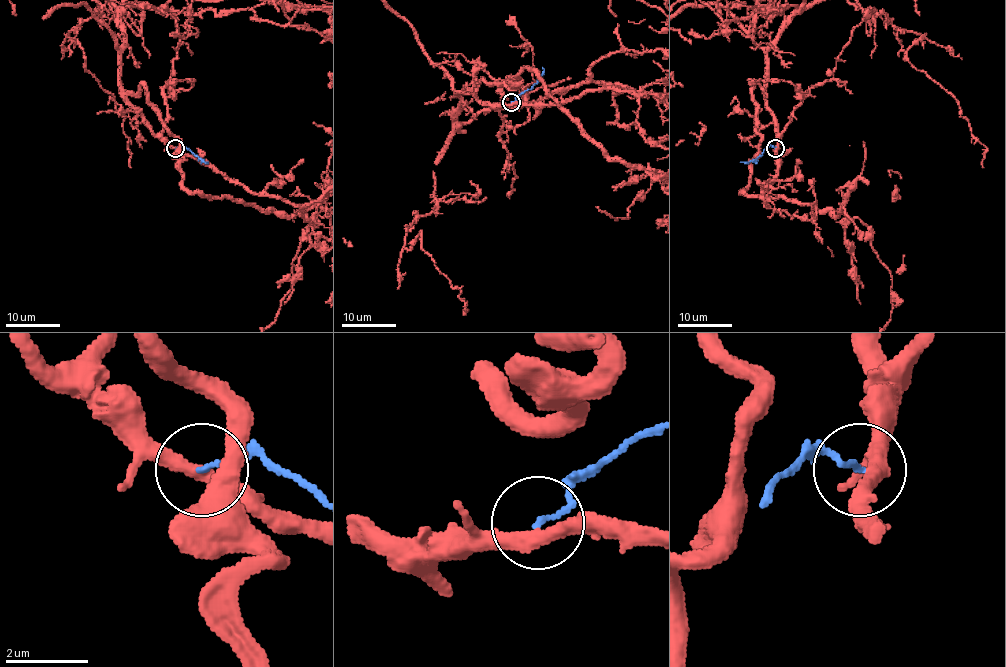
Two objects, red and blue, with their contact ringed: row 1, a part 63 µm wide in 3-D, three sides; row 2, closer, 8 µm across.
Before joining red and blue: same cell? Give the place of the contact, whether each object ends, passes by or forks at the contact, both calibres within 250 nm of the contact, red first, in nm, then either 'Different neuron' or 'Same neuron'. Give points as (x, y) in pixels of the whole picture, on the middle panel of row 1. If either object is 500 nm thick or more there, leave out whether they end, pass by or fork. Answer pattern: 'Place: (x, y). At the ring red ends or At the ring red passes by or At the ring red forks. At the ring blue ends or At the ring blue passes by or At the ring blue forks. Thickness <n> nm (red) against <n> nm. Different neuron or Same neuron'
Place: (511, 102). At the ring red passes by. At the ring blue ends. Thickness 360 nm (red) against 110 nm. Same neuron

